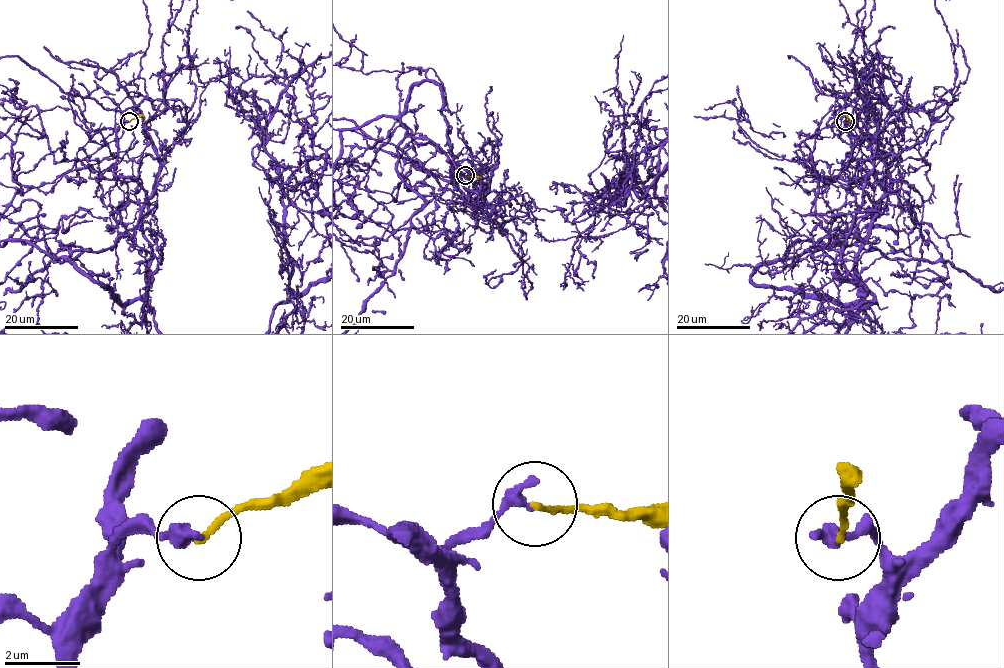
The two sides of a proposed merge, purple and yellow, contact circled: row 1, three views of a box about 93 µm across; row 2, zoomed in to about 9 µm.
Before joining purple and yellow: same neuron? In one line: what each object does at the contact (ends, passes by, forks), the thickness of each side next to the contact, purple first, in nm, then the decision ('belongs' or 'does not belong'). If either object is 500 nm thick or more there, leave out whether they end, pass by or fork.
purple ends; yellow ends; calibres 340 and 160 nm; does not belong

